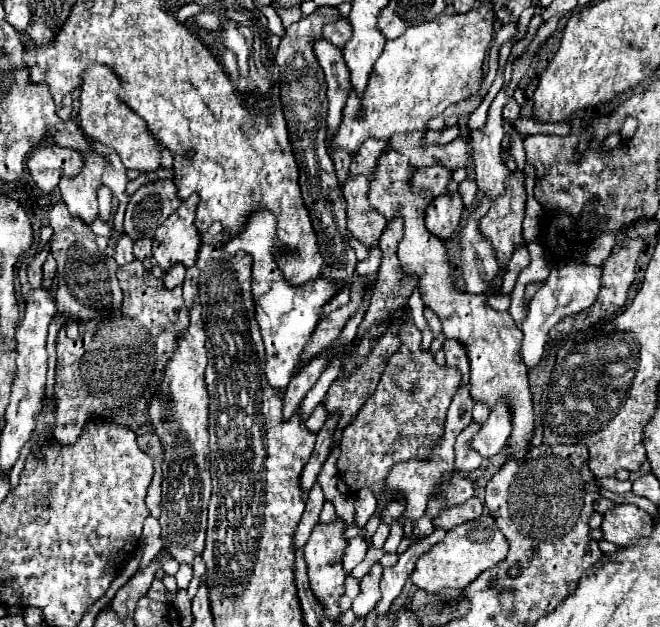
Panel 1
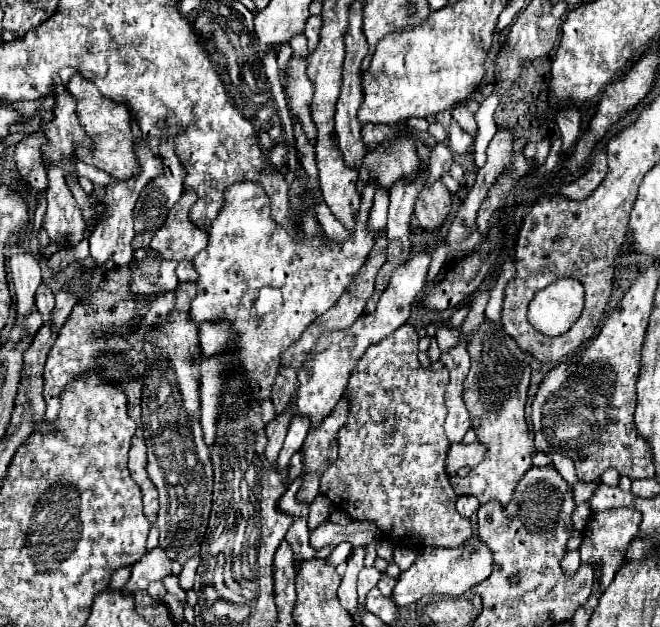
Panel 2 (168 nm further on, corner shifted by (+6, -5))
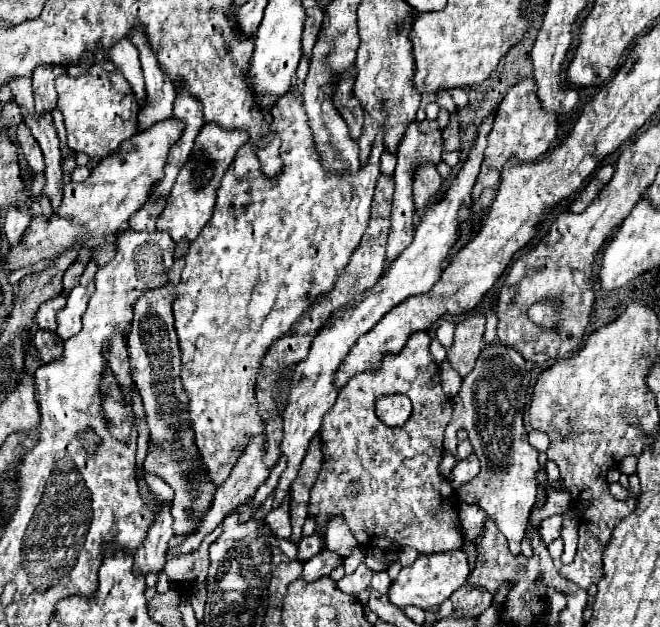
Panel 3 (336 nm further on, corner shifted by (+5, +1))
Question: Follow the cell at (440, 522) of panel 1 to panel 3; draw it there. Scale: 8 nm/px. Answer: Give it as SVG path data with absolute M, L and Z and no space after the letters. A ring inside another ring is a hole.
M417 331L409 337L399 353L389 353L379 361L379 369L353 375L339 391L339 397L331 411L323 417L321 443L323 443L323 467L311 487L309 515L317 519L319 533L325 531L325 523L333 515L343 515L351 533L363 547L379 547L383 551L397 551L401 547L413 547L419 553L437 553L463 547L463 529L459 525L459 499L451 489L451 483L439 473L443 459L443 431L453 415L451 399L441 389L439 365L429 351L431 337L425 331ZM385 395L409 395L413 413L401 427L387 427L375 415L377 399Z

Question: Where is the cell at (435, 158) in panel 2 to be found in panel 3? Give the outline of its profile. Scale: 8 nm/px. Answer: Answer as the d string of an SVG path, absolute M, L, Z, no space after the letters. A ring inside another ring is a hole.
M457 115L451 117L449 125L443 129L443 151L457 151L459 149L459 121Z

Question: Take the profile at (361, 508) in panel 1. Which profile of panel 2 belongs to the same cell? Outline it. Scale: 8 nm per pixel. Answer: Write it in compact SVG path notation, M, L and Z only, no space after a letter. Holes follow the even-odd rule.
M340 543L340 545L334 547L334 551L328 555L326 561L328 561L332 567L338 567L340 563L344 563L344 561L348 559L350 551L352 551L352 545L350 545L350 543Z

